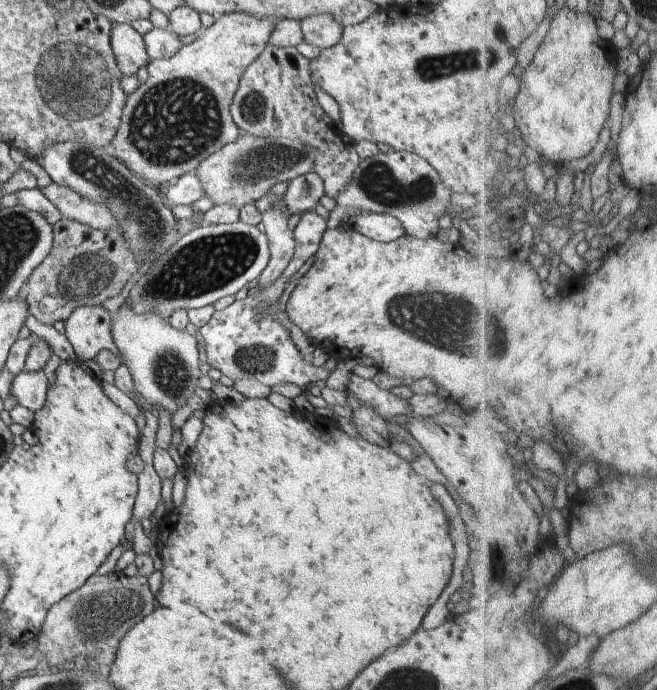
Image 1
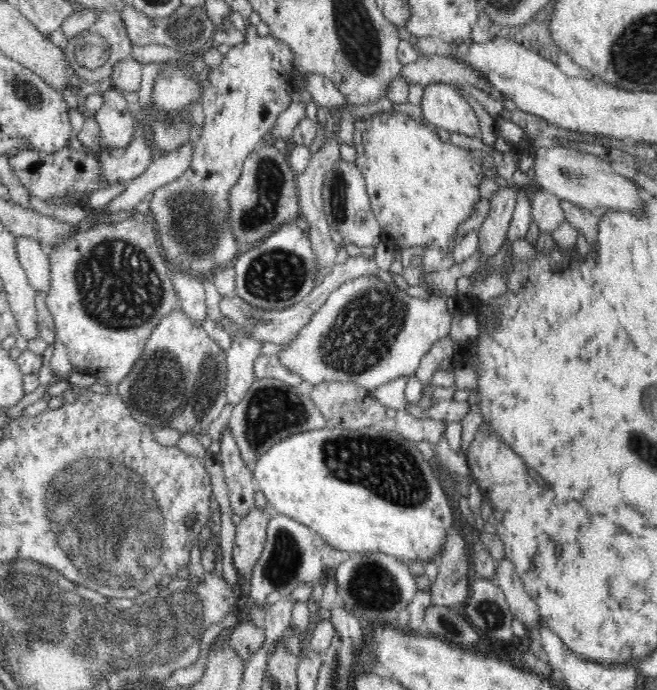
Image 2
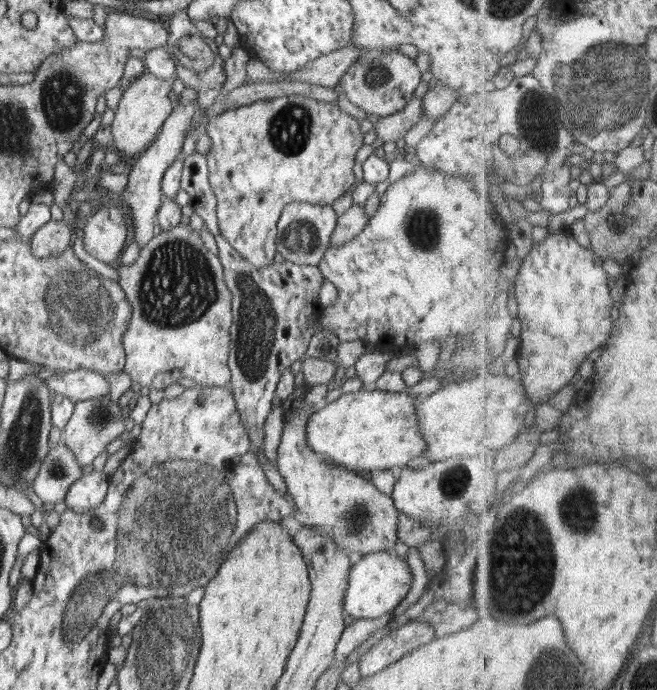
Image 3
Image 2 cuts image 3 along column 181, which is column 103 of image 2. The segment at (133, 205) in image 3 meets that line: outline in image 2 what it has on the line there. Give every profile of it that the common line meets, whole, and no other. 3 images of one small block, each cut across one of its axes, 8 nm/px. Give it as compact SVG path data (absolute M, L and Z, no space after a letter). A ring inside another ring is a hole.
M111 88L101 94L102 106L94 116L100 125L99 148L106 152L116 152L126 148L135 134L135 117L133 106L118 93L117 88Z

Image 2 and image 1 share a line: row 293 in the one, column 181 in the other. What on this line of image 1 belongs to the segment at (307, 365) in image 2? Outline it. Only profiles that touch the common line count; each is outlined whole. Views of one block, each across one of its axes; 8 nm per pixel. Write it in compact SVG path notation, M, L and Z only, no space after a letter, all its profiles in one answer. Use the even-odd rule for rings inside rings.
M124 297L120 310L110 315L110 332L120 358L134 356L128 371L132 375L136 392L154 408L156 404L160 404L170 415L185 406L188 399L196 394L196 388L200 387L199 378L203 376L200 361L204 359L204 354L196 338L186 329L174 328L169 320L164 320L156 312L136 314L130 308L127 297Z

